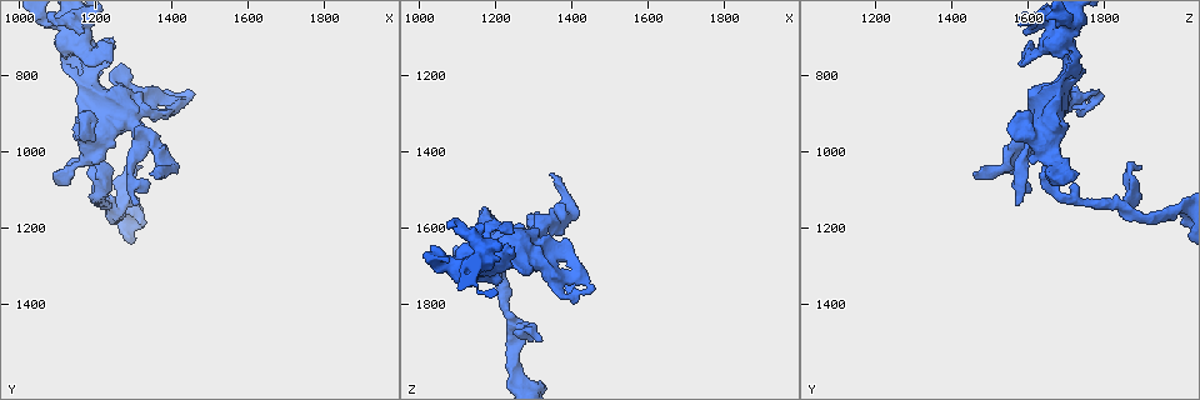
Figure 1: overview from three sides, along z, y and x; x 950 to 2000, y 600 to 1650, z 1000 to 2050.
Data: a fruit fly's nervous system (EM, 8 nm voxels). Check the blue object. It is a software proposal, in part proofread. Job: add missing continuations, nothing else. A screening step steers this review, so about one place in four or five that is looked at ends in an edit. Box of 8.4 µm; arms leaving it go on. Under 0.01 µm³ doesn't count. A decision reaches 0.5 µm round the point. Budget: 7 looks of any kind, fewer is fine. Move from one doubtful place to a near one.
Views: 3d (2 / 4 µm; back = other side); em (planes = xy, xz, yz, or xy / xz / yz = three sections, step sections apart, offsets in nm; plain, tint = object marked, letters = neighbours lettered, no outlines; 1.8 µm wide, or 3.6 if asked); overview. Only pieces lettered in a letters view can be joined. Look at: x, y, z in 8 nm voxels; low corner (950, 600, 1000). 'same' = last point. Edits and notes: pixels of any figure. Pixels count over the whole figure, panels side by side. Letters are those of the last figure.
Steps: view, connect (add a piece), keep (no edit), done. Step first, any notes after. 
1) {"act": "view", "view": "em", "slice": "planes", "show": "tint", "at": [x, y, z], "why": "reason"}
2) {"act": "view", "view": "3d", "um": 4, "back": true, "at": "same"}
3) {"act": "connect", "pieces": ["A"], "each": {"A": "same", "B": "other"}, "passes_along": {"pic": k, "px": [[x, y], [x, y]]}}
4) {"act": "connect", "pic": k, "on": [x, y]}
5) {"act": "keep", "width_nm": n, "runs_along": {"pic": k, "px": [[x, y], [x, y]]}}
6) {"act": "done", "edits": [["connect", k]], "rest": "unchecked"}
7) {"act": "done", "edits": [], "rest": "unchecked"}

{"act": "view", "view": "em", "slice": "planes", "show": "tint", "at": [1375, 850, 1730], "why": "abrupt turn"}

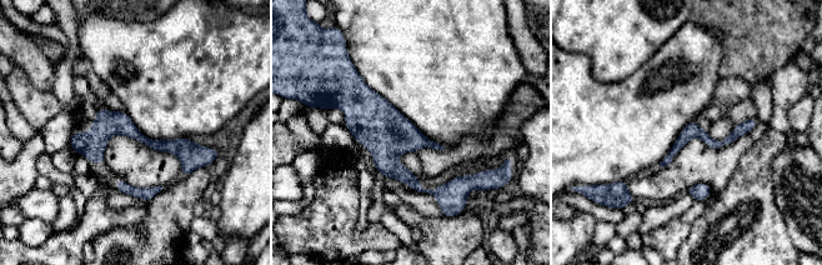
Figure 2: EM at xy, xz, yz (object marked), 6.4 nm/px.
{"act": "view", "view": "em", "slice": "planes", "show": "letters", "at": "same", "why": "see the neighbours"}

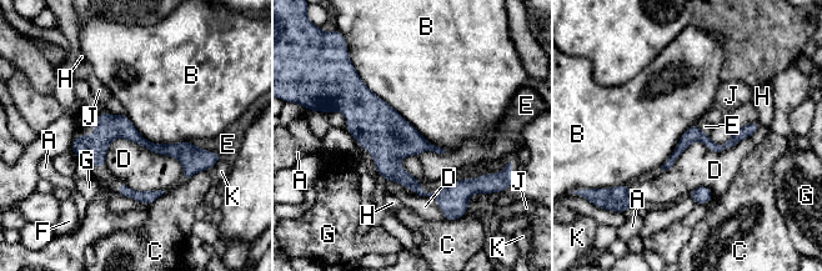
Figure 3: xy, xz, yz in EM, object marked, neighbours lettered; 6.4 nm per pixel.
{"act": "keep", "each": {"A": "other", "B": "other", "C": "other", "D": "other", "E": "other", "F": "other", "G": "other", "H": "other", "J": "other", "K": "other"}, "border": {"pic": 3, "px": [[108, 144], [171, 155], [183, 175]]}, "found": "no lettered piece goes on from it"}

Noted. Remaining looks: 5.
{"act": "view", "view": "em", "slice": "planes", "show": "letters", "at": [1235, 1105, 1655], "why": "abrupt turn"}

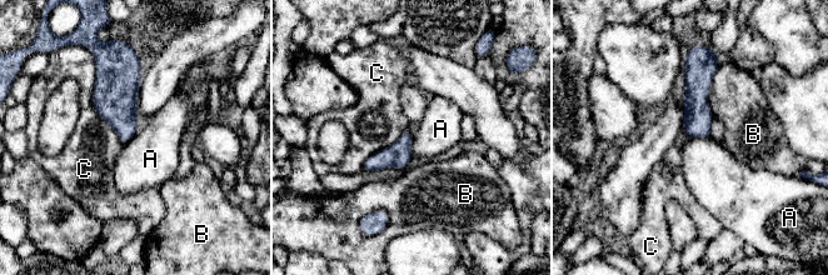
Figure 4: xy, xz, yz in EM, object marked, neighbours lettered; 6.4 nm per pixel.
{"act": "keep", "width_nm": 160, "each": {"A": "other", "B": "other", "C": "other"}, "runs_along": {"pic": 4, "px": [[698, 63], [697, 124], [694, 135]]}, "found": "none of them fits"}

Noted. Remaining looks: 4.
{"act": "view", "view": "em", "slice": "planes", "show": "letters", "at": [1315, 1035, 1900], "why": "branch stops here"}

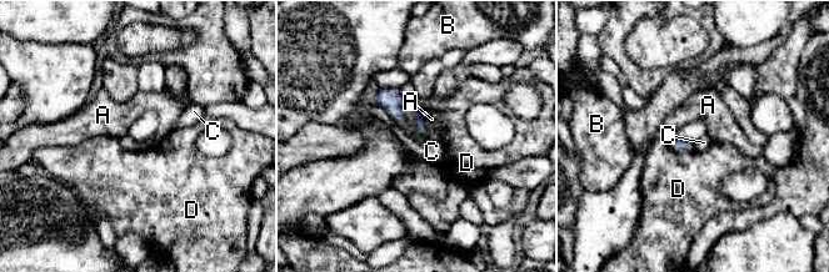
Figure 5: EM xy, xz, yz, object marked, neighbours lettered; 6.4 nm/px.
{"act": "keep", "each": {"A": "other", "B": "other", "C": "other", "D": "other"}, "border": {"pic": 5, "px": [[373, 102], [380, 106], [399, 125]]}, "found": "no lettered piece goes on from it"}

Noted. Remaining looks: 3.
{"act": "done", "edits": [], "rest": "unchecked"}

